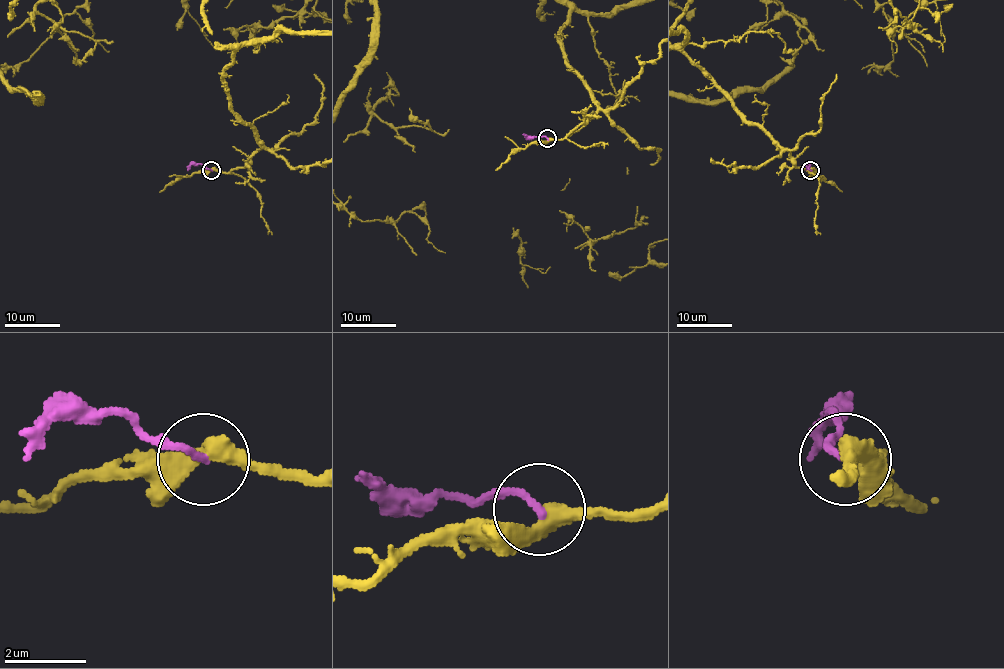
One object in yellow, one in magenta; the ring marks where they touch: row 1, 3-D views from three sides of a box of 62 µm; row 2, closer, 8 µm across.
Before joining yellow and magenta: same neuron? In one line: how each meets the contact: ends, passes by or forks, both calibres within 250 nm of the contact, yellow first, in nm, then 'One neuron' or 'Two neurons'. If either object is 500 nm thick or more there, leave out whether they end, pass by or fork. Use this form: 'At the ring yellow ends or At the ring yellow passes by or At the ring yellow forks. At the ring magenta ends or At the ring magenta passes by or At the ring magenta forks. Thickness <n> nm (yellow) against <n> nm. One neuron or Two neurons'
At the ring yellow passes by. At the ring magenta ends. Thickness 400 nm (yellow) against 180 nm. Two neurons

